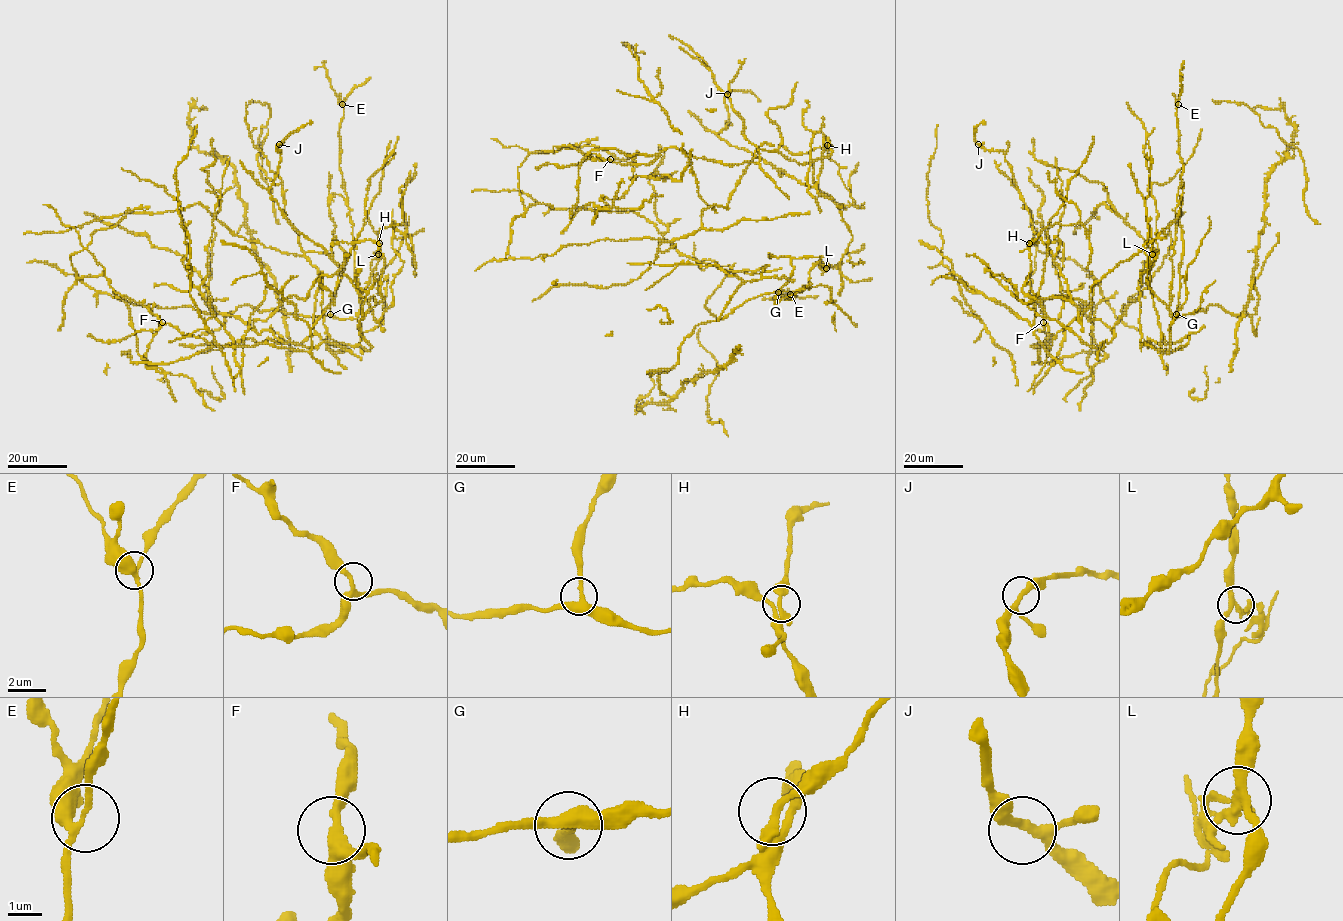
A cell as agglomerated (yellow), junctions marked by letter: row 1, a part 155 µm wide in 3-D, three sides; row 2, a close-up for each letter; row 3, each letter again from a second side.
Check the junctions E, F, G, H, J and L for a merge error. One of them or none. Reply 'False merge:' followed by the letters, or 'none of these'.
False merge: L

